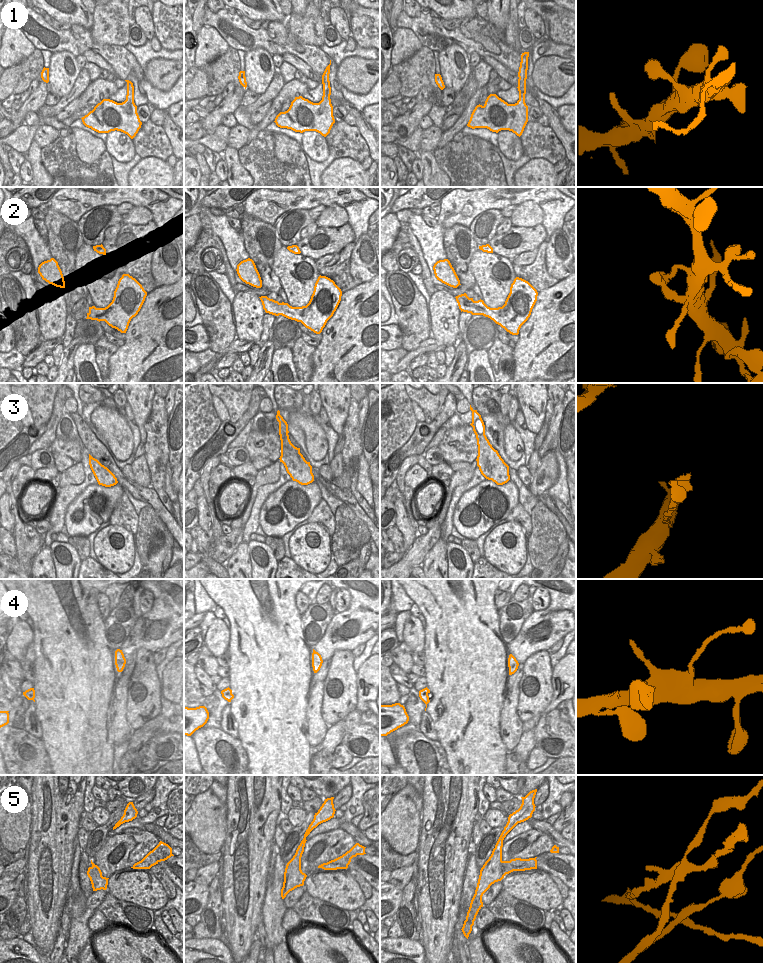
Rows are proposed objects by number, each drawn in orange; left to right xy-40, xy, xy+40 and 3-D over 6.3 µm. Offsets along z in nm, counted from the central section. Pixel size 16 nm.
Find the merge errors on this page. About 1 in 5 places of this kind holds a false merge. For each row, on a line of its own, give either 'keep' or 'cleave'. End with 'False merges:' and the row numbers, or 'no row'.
1: keep
2: keep
3: cleave
4: keep
5: cleave
False merges: 3, 5

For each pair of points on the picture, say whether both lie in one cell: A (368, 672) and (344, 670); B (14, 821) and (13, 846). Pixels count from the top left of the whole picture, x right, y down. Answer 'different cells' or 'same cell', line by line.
A: different cells
B: same cell

